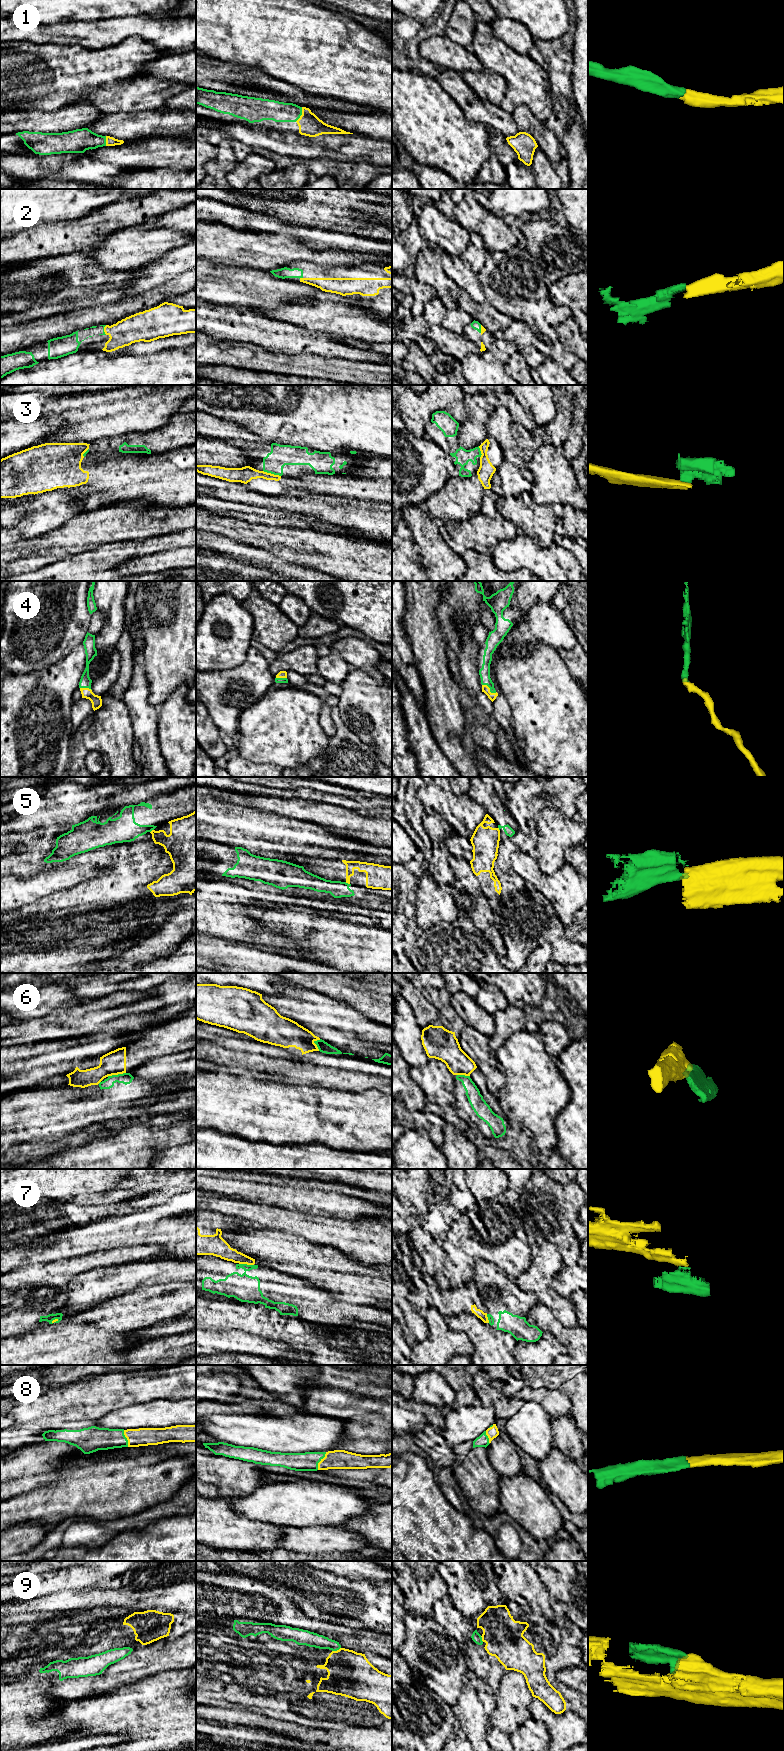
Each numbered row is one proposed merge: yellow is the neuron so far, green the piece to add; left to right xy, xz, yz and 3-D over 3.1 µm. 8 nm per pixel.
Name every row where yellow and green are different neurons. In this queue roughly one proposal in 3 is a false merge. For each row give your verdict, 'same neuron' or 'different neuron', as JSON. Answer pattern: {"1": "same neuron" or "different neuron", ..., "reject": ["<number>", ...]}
{"1": "same neuron", "2": "same neuron", "3": "different neuron", "4": "same neuron", "5": "different neuron", "6": "different neuron", "7": "different neuron", "8": "same neuron", "9": "same neuron", "reject": ["3", "5", "6", "7"]}

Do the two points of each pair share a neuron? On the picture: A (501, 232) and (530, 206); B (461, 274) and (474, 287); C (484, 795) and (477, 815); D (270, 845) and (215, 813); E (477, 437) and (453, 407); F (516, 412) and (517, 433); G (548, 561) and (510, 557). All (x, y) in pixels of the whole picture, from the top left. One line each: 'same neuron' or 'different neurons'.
A: different neurons
B: same neuron
C: different neurons
D: same neuron
E: different neurons
F: different neurons
G: same neuron

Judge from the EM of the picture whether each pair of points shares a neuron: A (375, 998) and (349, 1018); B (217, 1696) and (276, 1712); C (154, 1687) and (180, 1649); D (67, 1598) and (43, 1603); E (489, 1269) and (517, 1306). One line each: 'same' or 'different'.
A: different
B: same
C: different
D: same
E: same

